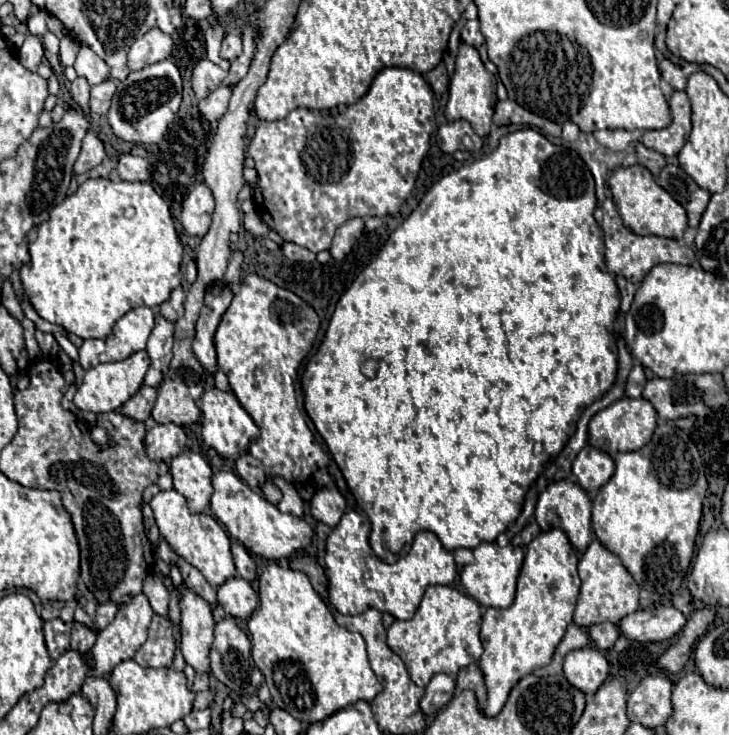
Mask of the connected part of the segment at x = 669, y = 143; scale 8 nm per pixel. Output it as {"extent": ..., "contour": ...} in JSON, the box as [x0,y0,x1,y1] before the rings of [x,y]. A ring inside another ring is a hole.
{"extent":[641,91,691,157],"contour":[[[675,91],[669,101],[669,107],[673,115],[671,125],[659,131],[645,131],[641,137],[641,143],[647,149],[659,151],[665,157],[677,155],[691,133],[691,105],[687,95],[683,91]]]}

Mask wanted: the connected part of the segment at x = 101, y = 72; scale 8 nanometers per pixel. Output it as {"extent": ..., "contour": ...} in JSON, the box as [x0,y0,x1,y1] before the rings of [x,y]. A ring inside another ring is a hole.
{"extent":[73,45,109,85],"contour":[[[81,45],[73,67],[75,67],[77,75],[85,77],[91,85],[97,85],[97,83],[109,79],[107,65],[105,65],[103,59],[99,59],[99,57],[91,51],[91,47],[87,47],[87,45]]]}

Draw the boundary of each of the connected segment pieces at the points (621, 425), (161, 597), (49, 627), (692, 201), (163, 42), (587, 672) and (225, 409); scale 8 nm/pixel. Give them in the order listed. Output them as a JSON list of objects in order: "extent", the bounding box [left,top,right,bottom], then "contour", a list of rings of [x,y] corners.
[{"extent":[589,397,657,455],"contour":[[[623,397],[623,399],[615,401],[613,405],[609,405],[607,409],[599,411],[591,419],[589,443],[601,451],[607,451],[609,455],[617,455],[619,451],[637,451],[639,447],[643,447],[651,441],[655,427],[657,427],[657,411],[647,399]]]},{"extent":[143,571,169,619],"contour":[[[153,571],[147,573],[147,577],[145,577],[145,581],[143,581],[143,593],[149,597],[149,603],[151,603],[153,611],[155,611],[155,615],[169,619],[169,615],[167,615],[169,593],[167,593],[167,589],[163,587],[161,579],[157,577],[157,573],[153,573]]]},{"extent":[43,619,73,659],"contour":[[[51,619],[43,623],[45,643],[51,659],[57,659],[63,651],[69,649],[69,633],[73,623],[65,623],[63,619]]]},{"extent":[657,163,711,229],"contour":[[[667,163],[663,171],[657,175],[657,183],[671,193],[671,197],[685,207],[689,217],[689,227],[697,229],[701,215],[709,203],[711,193],[701,189],[679,165]]]},{"extent":[129,27,173,71],"contour":[[[153,27],[151,31],[147,31],[143,37],[139,37],[131,49],[129,49],[129,69],[131,71],[139,71],[151,63],[163,61],[171,55],[173,51],[173,37],[169,33],[163,33],[159,27]]]},{"extent":[563,647,609,697],"contour":[[[583,647],[567,653],[563,673],[573,687],[581,689],[587,697],[591,697],[607,679],[609,663],[595,647]]]},{"extent":[197,387,259,459],"contour":[[[211,387],[201,395],[197,405],[203,415],[201,417],[201,437],[203,437],[205,445],[213,447],[225,459],[235,459],[239,455],[239,451],[247,449],[249,441],[259,435],[259,429],[253,423],[251,415],[241,407],[241,403],[237,401],[237,397],[231,391],[221,391],[217,387]]]}]

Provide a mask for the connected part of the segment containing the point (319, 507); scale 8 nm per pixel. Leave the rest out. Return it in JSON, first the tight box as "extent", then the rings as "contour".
{"extent":[311,489,345,527],"contour":[[[321,489],[313,495],[311,499],[311,515],[329,525],[335,527],[339,525],[339,519],[345,513],[345,499],[341,497],[339,491],[331,491],[331,489]]]}

